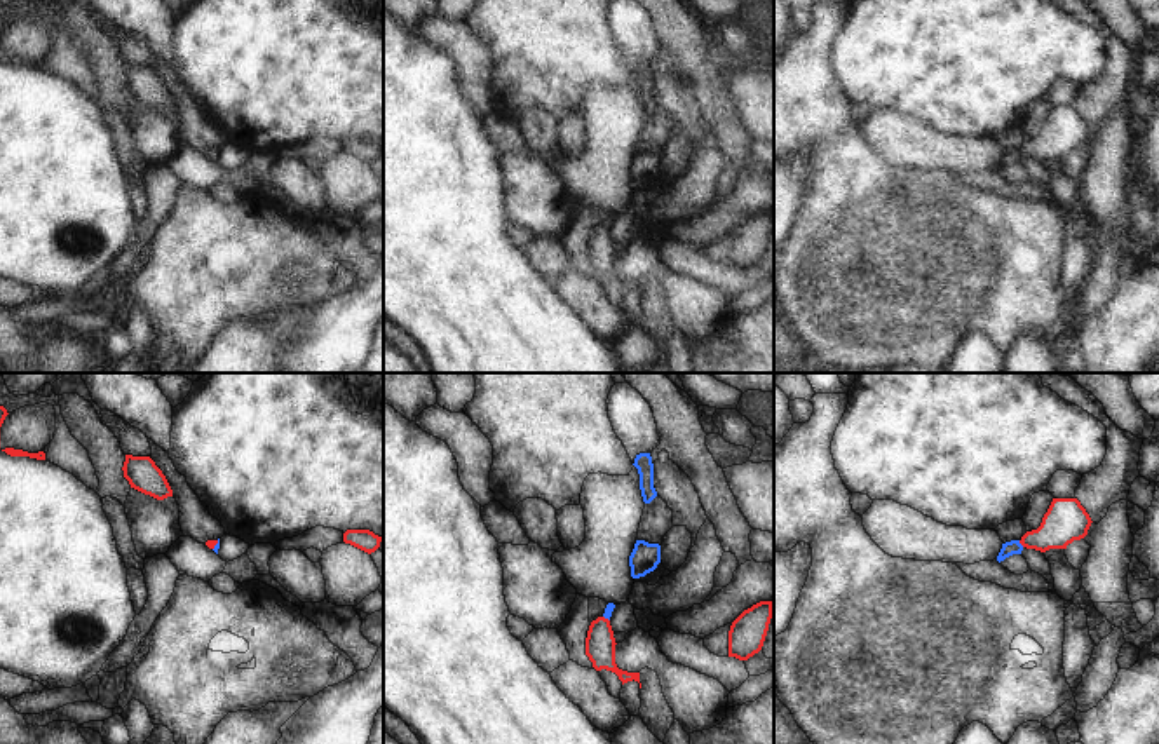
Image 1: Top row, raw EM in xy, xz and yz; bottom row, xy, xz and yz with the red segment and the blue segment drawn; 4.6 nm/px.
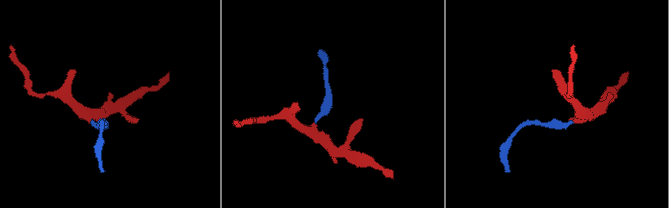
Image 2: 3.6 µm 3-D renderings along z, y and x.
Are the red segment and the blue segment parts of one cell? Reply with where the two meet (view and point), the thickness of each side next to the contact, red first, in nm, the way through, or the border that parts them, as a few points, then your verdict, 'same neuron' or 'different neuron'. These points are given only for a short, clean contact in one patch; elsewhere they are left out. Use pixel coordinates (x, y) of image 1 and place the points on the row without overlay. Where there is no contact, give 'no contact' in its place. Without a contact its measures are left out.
meets red in yz at (1022, 154); 190 nm thick on the red side, 70 nm on the other; runs through yz (1065, 129), (1050, 145), (1022, 154), (1011, 157); same neuron

